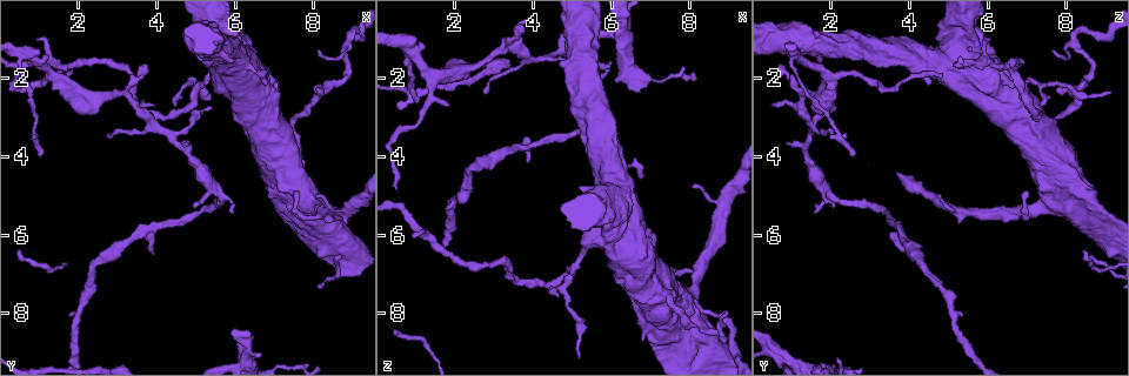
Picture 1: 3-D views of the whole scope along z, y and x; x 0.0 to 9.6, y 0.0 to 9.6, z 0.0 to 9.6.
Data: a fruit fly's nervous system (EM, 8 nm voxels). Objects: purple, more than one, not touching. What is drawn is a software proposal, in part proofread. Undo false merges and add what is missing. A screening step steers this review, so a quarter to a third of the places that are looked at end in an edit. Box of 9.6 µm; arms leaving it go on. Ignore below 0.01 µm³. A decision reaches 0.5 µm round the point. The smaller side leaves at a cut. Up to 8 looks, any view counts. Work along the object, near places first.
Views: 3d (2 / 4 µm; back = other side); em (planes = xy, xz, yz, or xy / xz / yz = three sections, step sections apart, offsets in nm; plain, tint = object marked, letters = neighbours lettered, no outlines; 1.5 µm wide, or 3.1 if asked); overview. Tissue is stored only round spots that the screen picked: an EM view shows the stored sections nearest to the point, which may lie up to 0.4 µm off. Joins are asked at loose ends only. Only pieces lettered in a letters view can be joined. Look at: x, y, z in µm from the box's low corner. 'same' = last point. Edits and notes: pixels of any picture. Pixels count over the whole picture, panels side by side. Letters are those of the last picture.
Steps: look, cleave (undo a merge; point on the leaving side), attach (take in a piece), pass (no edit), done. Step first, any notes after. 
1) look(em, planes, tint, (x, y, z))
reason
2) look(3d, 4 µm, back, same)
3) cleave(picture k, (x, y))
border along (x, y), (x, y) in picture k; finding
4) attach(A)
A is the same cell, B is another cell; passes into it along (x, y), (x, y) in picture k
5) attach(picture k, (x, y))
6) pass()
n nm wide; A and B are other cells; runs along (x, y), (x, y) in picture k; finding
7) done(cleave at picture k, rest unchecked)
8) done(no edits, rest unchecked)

look(3d, 4 µm, (0.65, 1.35, 1.00))
sudden change in width

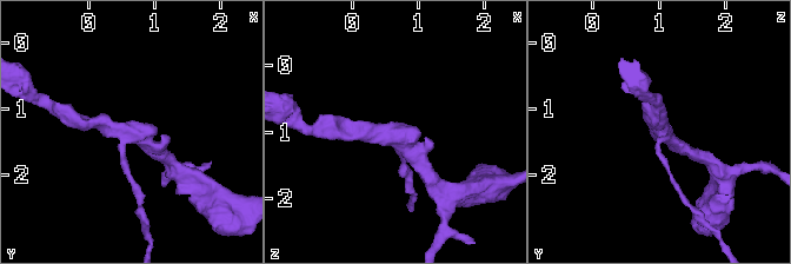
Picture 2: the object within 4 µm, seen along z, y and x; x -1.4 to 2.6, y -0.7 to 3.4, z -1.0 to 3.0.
look(em, planes, tint, (0.55, 1.40, 1.05))
shape alone is not enough

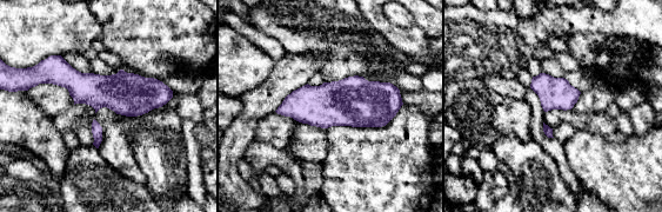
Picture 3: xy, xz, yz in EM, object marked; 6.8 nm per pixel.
look(em, planes, letters, same)

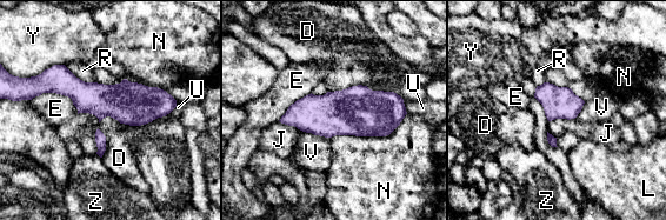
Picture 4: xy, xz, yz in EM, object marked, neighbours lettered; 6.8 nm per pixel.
pass()
D, E, J, L, N, R, U, V, Y and Z are other cells; border along (575, 117), (548, 121) in picture 4; continuous, no second neuron

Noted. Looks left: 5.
look(3d, 2 µm, (3.70, 1.70, 0.60))
an open end

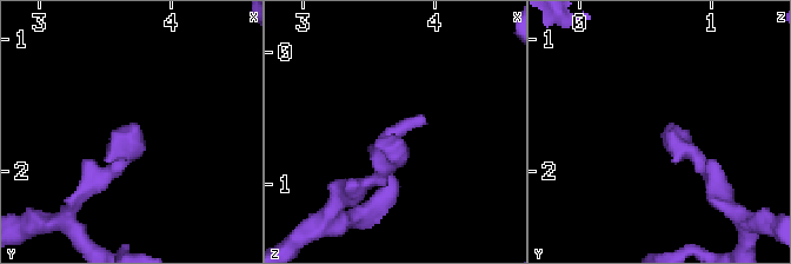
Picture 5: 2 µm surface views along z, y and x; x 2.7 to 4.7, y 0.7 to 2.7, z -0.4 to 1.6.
look(em, yz, step 4, letters, (3.74, 1.64, 0.66))
shape alone is not enough

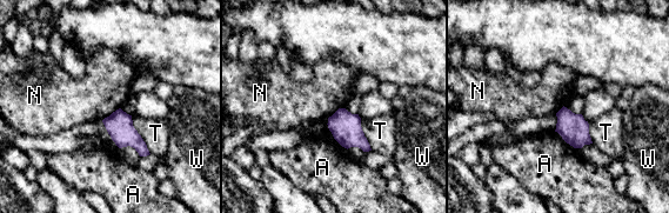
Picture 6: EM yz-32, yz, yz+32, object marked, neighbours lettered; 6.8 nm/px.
look(em, planes, letters, same)
cut it another way

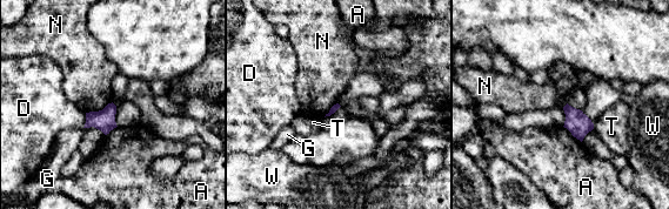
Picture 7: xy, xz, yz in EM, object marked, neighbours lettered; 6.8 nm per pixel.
pass()
A, D, G, N, T and W are other cells; border along (112, 101), (101, 109), (86, 113) in picture 7; none of them fits

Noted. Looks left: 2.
look(em, planes, plain, (4.95, 5.15, 2.15))

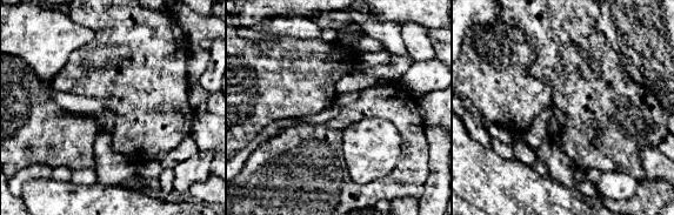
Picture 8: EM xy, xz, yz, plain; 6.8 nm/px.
look(em, planes, letters, same)
what lies round it

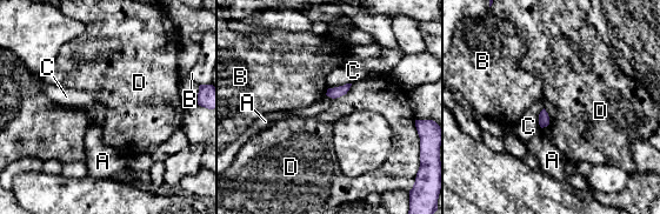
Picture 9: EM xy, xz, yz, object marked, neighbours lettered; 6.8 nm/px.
pass()
A, B, C and D are other cells; no lettered piece goes on from it

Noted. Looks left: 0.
done(no edits, rest unchecked)

